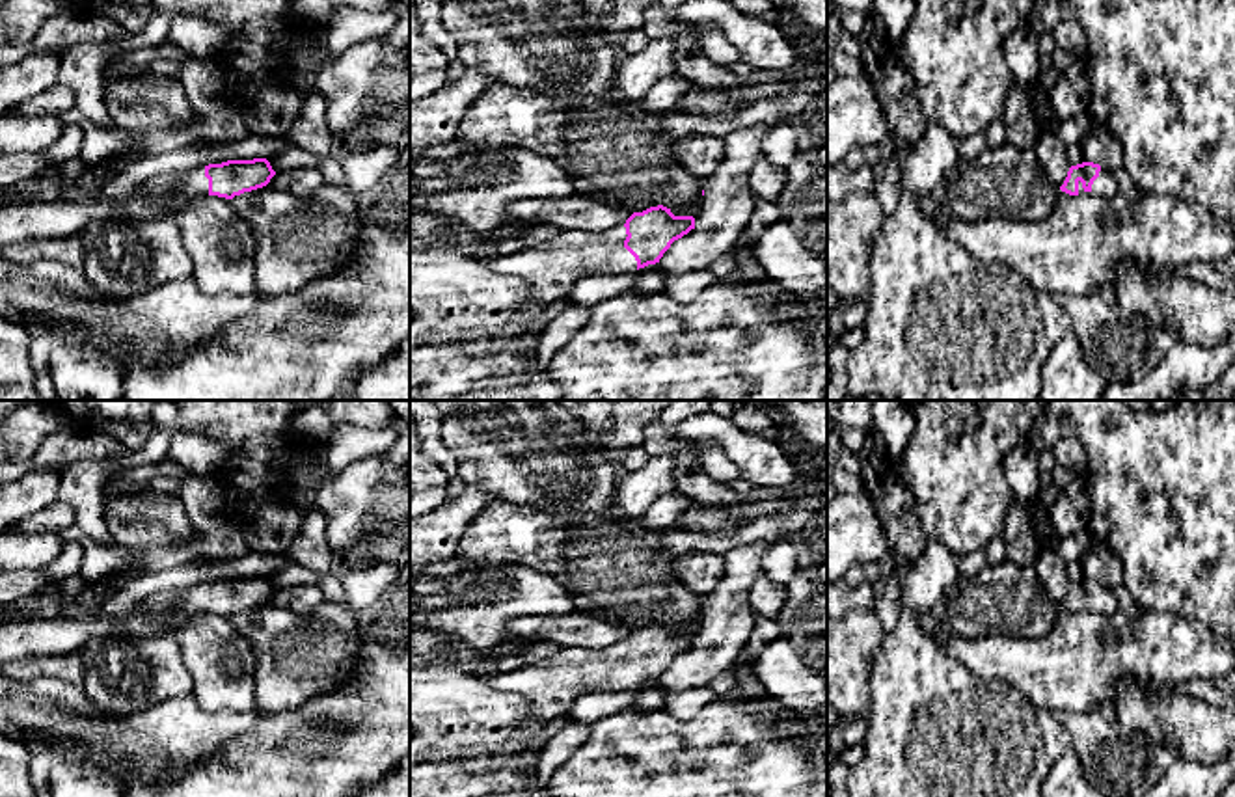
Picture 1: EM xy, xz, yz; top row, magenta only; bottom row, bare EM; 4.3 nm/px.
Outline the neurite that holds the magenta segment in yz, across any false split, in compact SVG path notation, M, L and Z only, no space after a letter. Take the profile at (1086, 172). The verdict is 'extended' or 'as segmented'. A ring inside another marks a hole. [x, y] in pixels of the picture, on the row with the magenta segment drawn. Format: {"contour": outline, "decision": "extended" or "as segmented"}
{"contour": "M1082 162L1069 168L1060 190L1069 196L1092 192L1103 197L1112 197L1120 188L1112 171L1093 162Z", "decision": "extended"}

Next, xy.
{"contour": "M266 158L227 160L199 166L181 175L153 175L132 192L151 196L160 203L162 214L175 216L194 196L233 199L266 186L274 175L276 171Z", "decision": "extended"}

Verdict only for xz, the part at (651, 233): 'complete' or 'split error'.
split error

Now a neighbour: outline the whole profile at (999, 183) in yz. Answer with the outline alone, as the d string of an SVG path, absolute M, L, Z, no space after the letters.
M1006 142L948 168L941 203L965 222L1039 222L1052 214L1058 196L1060 188L1039 168L1038 156Z

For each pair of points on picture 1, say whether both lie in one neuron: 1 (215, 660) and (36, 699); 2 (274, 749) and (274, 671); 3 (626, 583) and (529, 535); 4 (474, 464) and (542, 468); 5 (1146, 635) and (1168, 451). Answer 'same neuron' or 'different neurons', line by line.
1: different neurons
2: different neurons
3: same neuron
4: same neuron
5: different neurons

